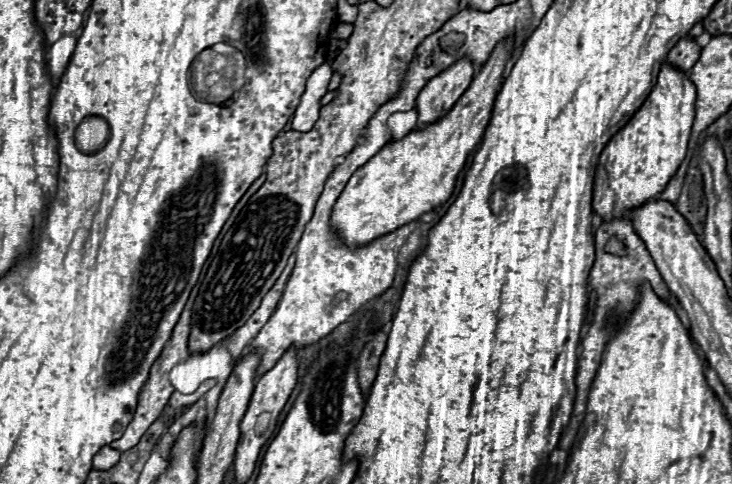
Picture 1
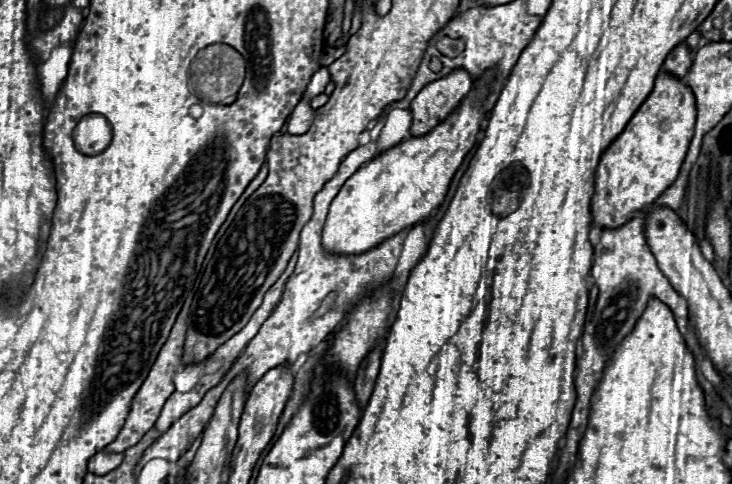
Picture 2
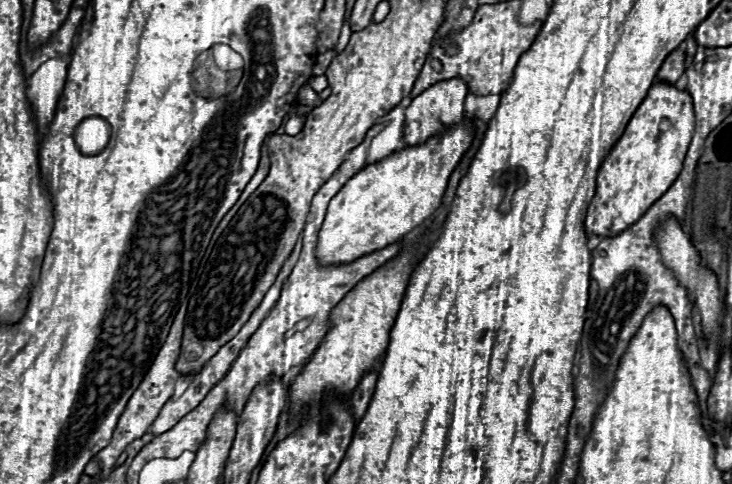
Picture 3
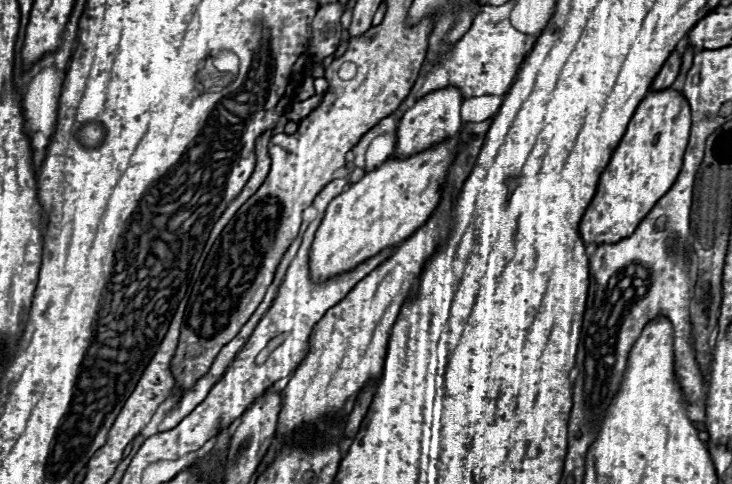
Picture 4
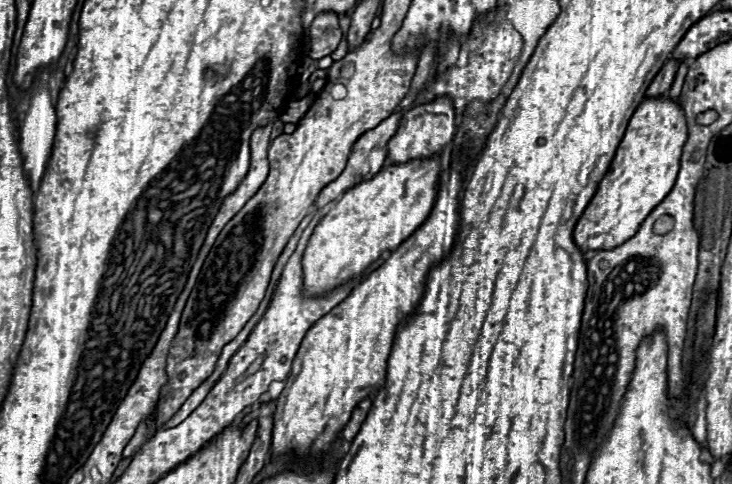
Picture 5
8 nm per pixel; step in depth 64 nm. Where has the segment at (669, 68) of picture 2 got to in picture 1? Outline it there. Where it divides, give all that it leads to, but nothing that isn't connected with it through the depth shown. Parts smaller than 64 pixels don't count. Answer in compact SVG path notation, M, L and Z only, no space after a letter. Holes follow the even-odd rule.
M684 36L684 38L680 38L680 40L676 42L676 46L668 52L668 62L674 64L674 66L678 66L680 70L688 72L688 70L696 64L696 60L700 58L700 50L702 50L702 48L698 46L698 42L696 42L694 38Z

